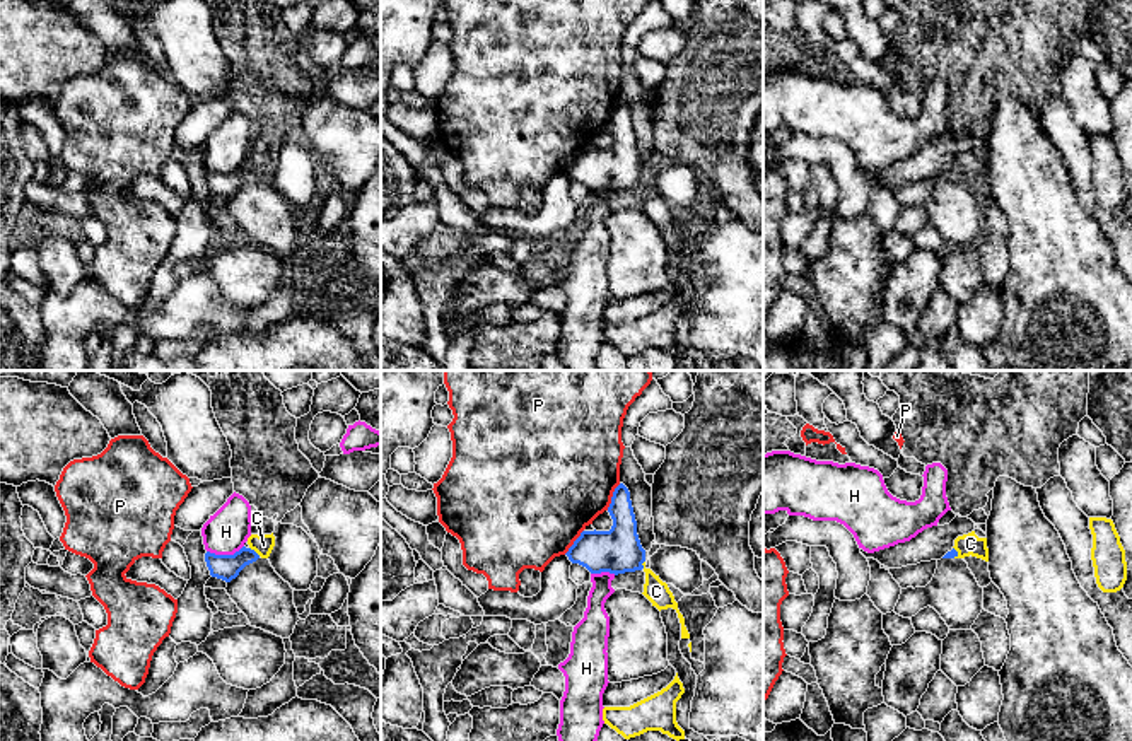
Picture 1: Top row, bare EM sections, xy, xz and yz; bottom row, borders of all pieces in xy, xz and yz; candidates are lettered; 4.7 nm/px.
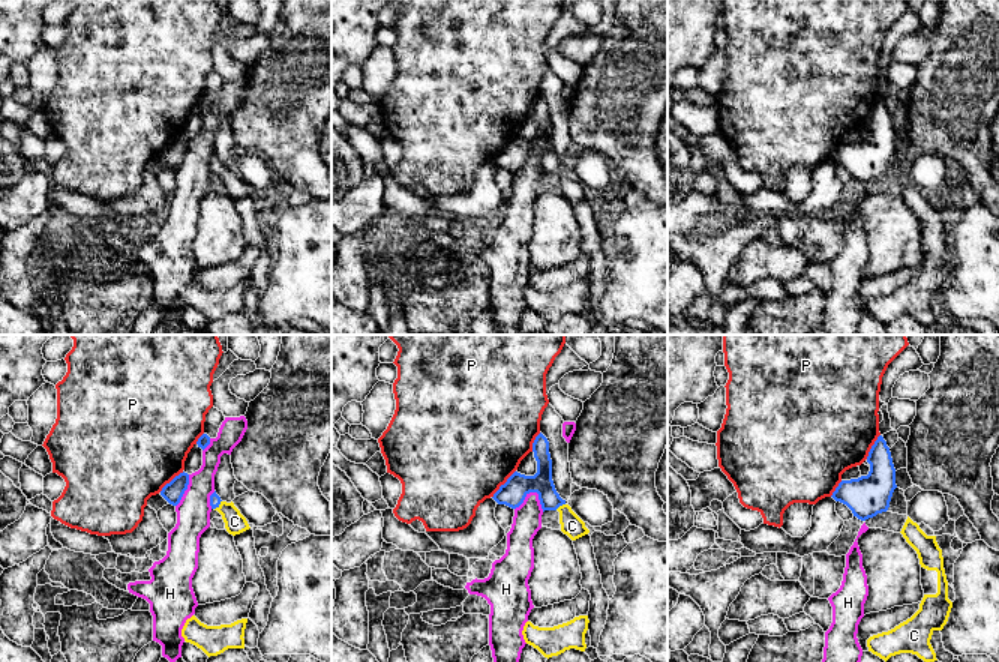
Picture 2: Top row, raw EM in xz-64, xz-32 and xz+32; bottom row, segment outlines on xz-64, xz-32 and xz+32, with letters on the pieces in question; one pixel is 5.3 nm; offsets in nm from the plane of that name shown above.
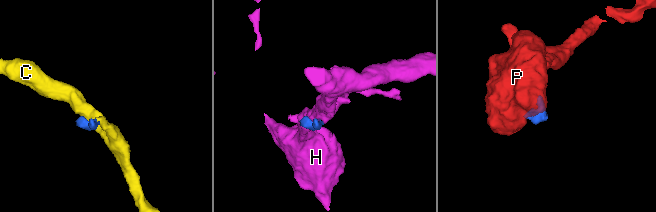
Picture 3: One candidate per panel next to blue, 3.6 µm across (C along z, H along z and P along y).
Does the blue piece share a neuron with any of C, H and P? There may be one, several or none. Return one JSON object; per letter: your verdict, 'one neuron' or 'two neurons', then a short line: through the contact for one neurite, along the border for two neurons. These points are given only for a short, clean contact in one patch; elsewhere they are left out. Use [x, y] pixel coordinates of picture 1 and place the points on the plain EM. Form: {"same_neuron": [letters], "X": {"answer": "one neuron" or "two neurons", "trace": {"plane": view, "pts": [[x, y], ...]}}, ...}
{"same_neuron": ["C"], "C": {"answer": "one neuron", "trace": {"plane": "xy", "pts": [[226, 185], [253, 168], [263, 163]]}}, "H": {"answer": "two neurons", "trace": {"plane": "xy", "pts": [[243, 163], [233, 171], [207, 169]]}}, "P": {"answer": "two neurons", "trace": {"plane": "xz", "pts": [[620, 101], [606, 127]]}}}

